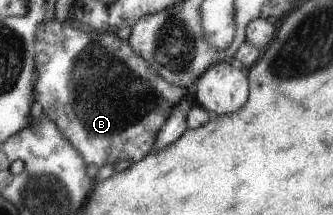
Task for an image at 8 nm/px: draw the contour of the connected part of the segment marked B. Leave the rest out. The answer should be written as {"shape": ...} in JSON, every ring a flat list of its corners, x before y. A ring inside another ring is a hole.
{"shape":[[55,18,47,20,47,22,41,22,36,28,35,37,35,50,36,50,36,67,37,67,37,82,36,82,36,101,41,106,42,115,45,118,49,118,53,124,60,130,60,133,64,135,66,139,73,145,73,150,77,150,77,154,81,155,81,158,85,159,85,164,95,164,100,167,104,164,115,164,119,160,127,160,128,162,137,162,149,154,153,146,153,138,161,128,161,125,167,120,169,113,172,113,173,107,177,106,177,103,184,101,184,98,189,94,189,90,186,87,178,87,172,83,165,82,164,78,161,78,157,74,156,70,149,66,145,62,141,55,137,54,131,46,129,46,128,40,124,41,117,37,114,30,79,30,79,28,73,28,65,22,59,22]]}

